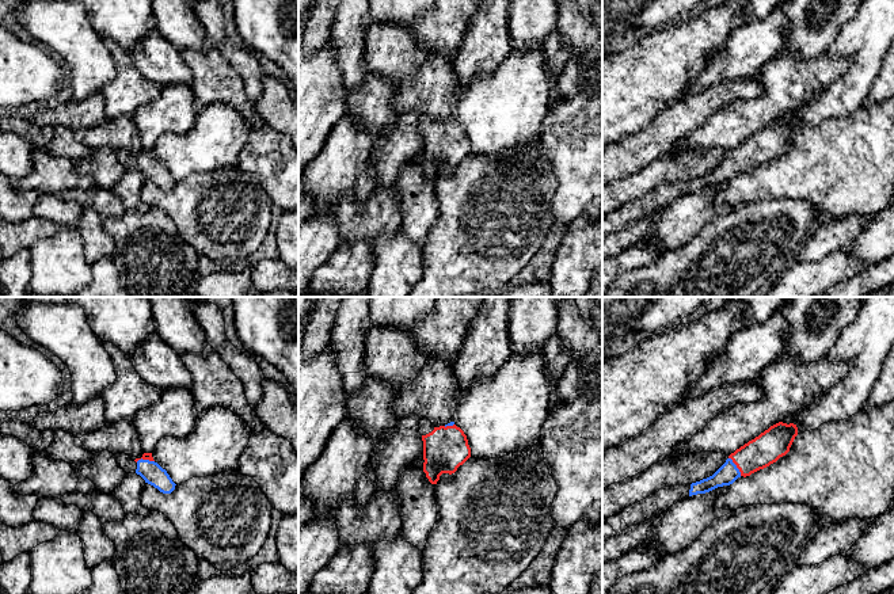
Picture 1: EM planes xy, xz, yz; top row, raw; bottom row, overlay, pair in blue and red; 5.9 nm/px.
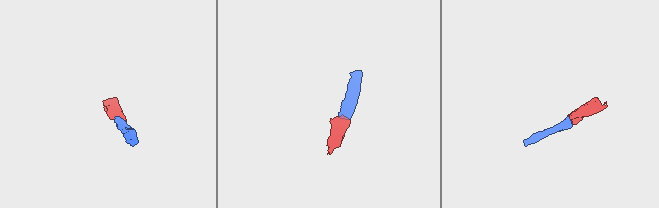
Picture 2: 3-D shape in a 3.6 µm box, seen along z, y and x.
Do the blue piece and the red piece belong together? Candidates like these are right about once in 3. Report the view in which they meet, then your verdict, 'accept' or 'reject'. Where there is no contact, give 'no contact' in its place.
yz | accept

